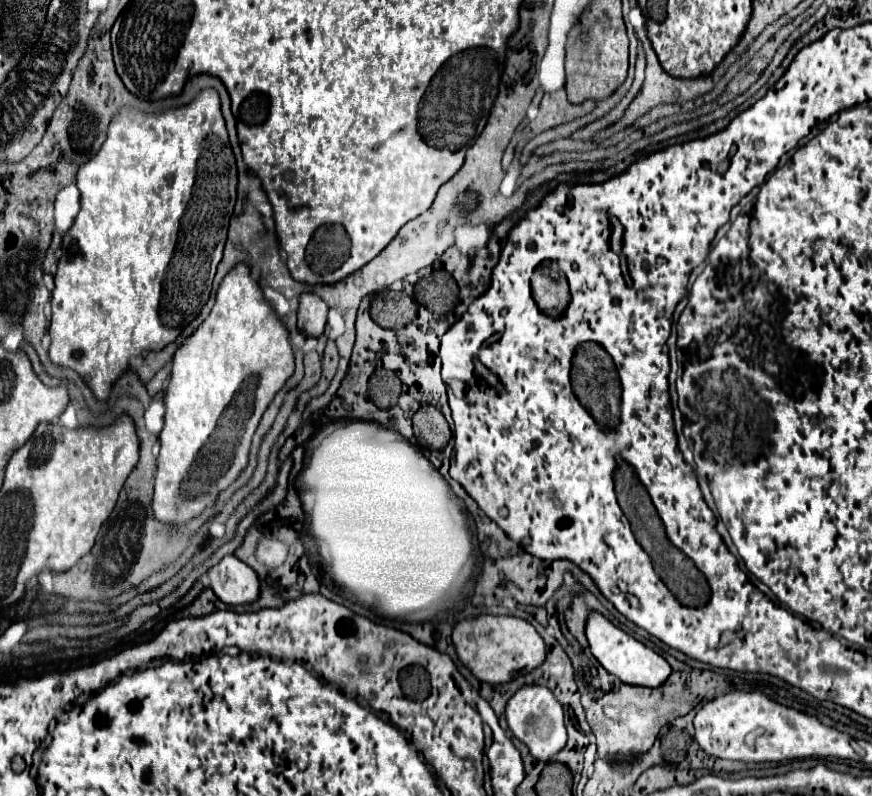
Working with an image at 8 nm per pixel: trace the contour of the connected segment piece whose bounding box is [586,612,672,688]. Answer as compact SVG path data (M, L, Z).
M594 612L594 616L590 616L588 624L586 624L586 636L590 642L590 652L592 656L610 672L614 674L618 680L622 680L624 684L630 686L646 686L646 688L658 688L662 686L668 676L672 674L670 664L658 656L654 650L646 648L644 644L640 644L638 640L634 640L632 636L628 636L626 632L622 632L620 628L616 628L610 620L606 620L602 614Z

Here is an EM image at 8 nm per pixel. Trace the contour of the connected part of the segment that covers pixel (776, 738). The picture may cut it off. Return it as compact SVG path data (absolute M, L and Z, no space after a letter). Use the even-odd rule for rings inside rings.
M733 690L706 702L694 716L694 740L714 756L740 762L782 762L798 758L856 760L848 734L824 726L818 718L772 702L762 691Z

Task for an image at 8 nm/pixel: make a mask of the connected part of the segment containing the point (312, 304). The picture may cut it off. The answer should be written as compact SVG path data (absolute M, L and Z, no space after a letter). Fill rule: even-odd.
M304 292L300 296L300 308L298 308L298 328L306 334L306 336L322 336L324 326L326 326L326 314L328 314L328 306L324 300L320 300L318 296Z

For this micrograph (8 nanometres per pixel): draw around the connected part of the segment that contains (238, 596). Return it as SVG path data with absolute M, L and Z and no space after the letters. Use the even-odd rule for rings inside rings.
M236 556L222 558L222 562L208 572L208 578L214 594L228 606L252 604L260 596L258 574Z

